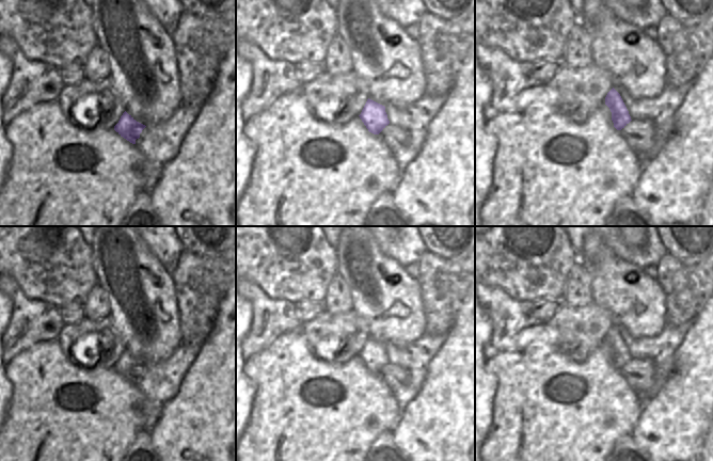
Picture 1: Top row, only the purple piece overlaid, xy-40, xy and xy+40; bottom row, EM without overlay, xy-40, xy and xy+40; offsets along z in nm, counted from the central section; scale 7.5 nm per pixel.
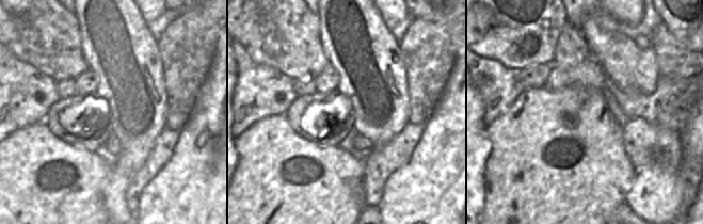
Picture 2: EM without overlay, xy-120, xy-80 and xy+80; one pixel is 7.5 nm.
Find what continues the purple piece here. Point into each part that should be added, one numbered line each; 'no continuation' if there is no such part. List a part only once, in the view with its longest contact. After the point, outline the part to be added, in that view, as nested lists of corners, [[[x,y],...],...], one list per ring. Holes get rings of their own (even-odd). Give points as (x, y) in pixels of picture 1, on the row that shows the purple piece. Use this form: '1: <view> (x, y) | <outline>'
1: xy+40 (639, 133) | [[[632,120],[620,133],[638,156],[647,156],[654,146],[654,125],[649,120]]]

